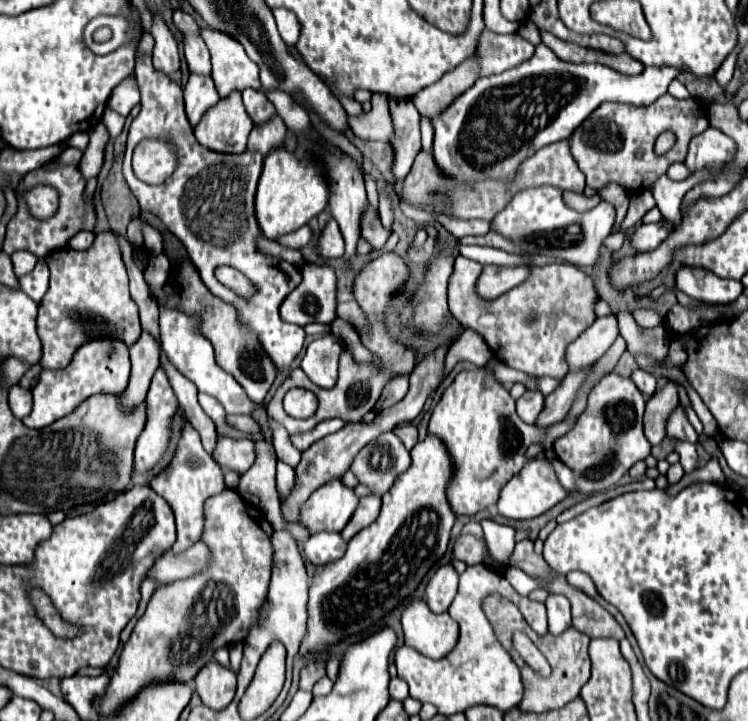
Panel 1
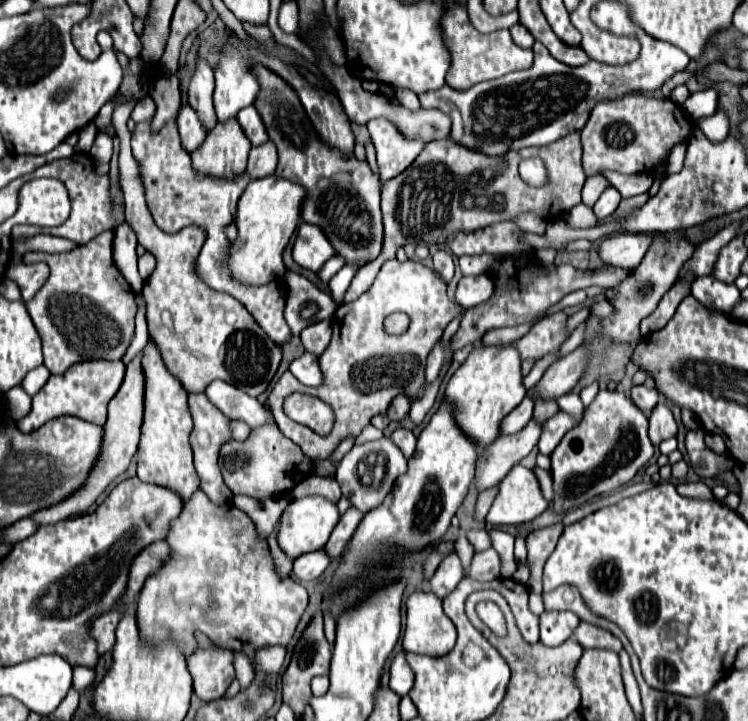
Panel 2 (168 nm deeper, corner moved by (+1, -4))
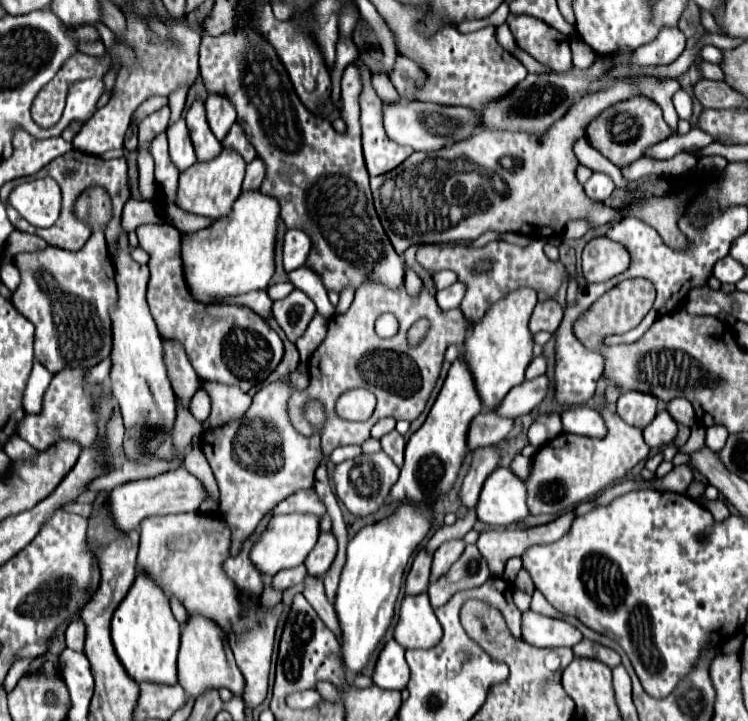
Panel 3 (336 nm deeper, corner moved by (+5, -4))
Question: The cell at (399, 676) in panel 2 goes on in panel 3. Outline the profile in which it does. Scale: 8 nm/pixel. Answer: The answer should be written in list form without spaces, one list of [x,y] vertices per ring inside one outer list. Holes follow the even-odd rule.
[[[390,640],[382,648],[372,680],[376,686],[390,688],[390,690],[404,690],[408,686],[410,670],[404,660],[404,648],[394,640]]]

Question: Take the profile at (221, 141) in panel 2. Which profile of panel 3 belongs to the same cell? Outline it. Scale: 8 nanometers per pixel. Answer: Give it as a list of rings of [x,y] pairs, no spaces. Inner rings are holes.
[[[222,148],[222,152],[208,160],[208,162],[196,162],[188,170],[180,174],[180,186],[178,186],[178,206],[186,212],[194,212],[200,216],[220,218],[226,216],[234,204],[234,200],[242,192],[242,178],[244,178],[246,162],[236,150]]]

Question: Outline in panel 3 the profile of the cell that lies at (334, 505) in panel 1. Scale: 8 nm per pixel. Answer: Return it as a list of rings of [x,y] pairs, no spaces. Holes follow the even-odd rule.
[[[300,512],[276,514],[276,516],[272,516],[262,538],[254,544],[250,558],[262,574],[274,576],[276,572],[280,572],[284,568],[302,564],[304,558],[310,554],[310,550],[316,546],[318,536],[320,536],[320,518],[316,514],[300,514]]]

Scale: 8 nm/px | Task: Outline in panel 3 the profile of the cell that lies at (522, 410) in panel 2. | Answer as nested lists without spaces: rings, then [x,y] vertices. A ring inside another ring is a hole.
[[[482,412],[478,414],[468,432],[468,448],[480,448],[480,446],[492,446],[508,438],[510,430],[514,428],[514,418],[504,418],[496,412]]]

